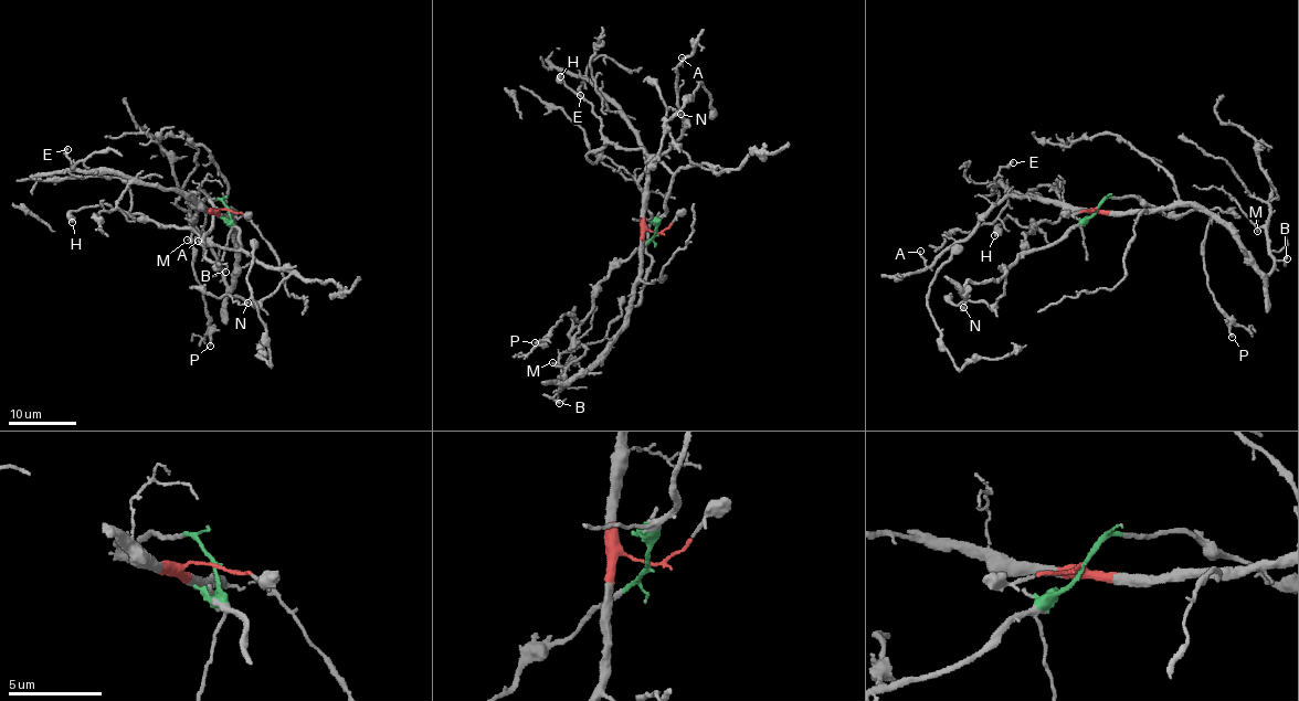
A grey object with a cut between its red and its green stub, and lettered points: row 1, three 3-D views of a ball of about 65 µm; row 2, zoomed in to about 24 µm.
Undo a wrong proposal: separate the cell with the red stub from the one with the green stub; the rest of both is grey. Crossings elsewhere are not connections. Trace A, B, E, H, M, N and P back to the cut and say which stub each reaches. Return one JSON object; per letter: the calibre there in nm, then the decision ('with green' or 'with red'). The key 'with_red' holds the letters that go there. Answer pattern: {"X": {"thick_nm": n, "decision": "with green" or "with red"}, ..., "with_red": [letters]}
{"A": {"thick_nm": 120, "decision": "with red"}, "B": {"thick_nm": 300, "decision": "with red"}, "E": {"thick_nm": 320, "decision": "with red"}, "H": {"thick_nm": 460, "decision": "with green"}, "M": {"thick_nm": 80, "decision": "with red"}, "N": {"thick_nm": 120, "decision": "with green"}, "P": {"thick_nm": 150, "decision": "with green"}, "with_red": ["A", "B", "E", "M"]}

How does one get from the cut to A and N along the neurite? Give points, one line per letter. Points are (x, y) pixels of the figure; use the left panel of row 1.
A: (229, 210), (199, 208), (189, 194), (204, 191), (214, 212), (202, 233), (204, 255), (198, 240)
N: (229, 210), (246, 254), (289, 274), (276, 290), (259, 301), (231, 297), (240, 305), (247, 301)

